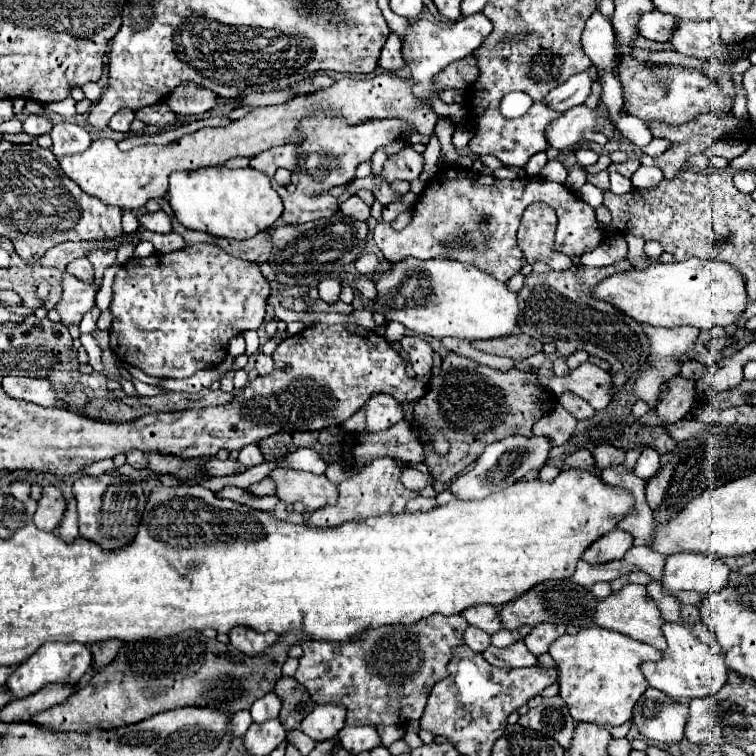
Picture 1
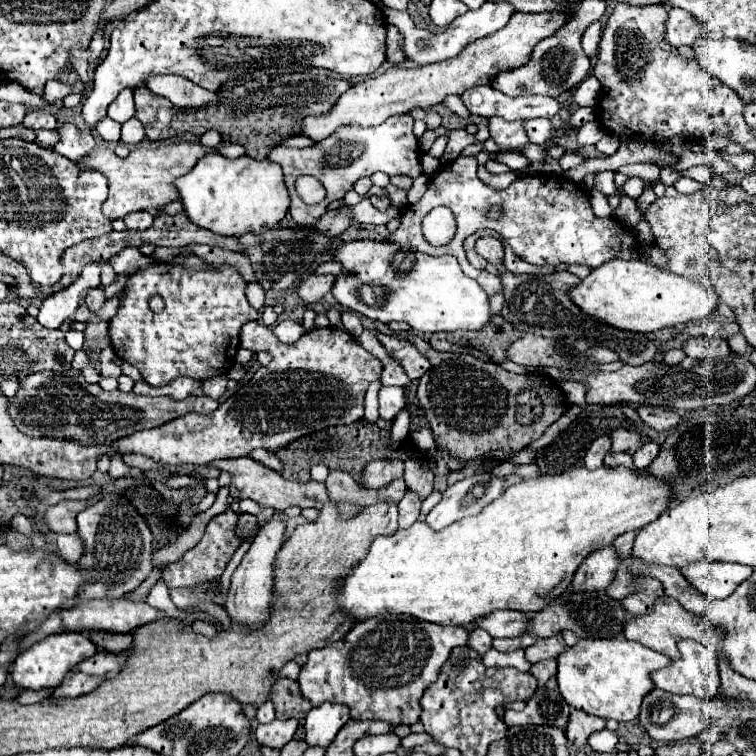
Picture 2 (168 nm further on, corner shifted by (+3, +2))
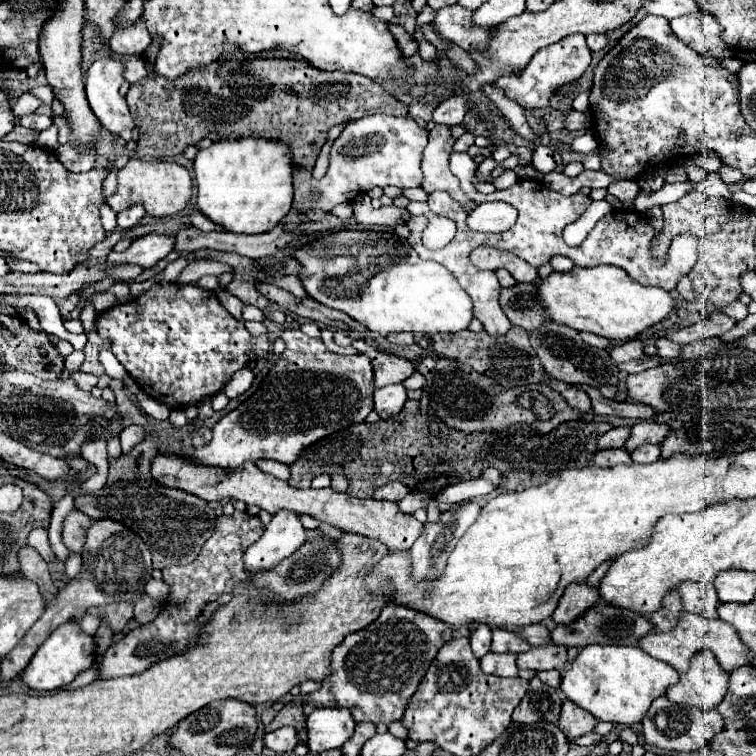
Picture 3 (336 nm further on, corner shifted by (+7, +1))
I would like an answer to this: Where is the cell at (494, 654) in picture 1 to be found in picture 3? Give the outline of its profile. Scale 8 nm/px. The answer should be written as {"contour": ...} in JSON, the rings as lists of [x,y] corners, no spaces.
{"contour":[[[487,653],[481,659],[481,669],[489,675],[499,675],[499,677],[517,677],[519,669],[515,665],[517,655],[515,653]]]}

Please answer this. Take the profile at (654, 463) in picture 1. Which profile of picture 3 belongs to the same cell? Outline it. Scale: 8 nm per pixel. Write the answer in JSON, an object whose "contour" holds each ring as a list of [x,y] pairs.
{"contour":[[[641,445],[631,453],[631,457],[635,463],[653,463],[659,459],[659,453],[659,445]]]}

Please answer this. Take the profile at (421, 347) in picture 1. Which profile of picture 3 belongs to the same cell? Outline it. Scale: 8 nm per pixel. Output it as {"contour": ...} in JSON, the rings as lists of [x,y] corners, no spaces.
{"contour":[[[355,339],[351,343],[359,353],[365,353],[371,357],[371,365],[373,365],[373,373],[375,373],[375,387],[385,387],[391,383],[401,383],[403,379],[407,379],[409,375],[415,373],[415,367],[409,359],[405,357],[397,357],[397,355],[389,355],[389,353],[381,353],[377,349],[373,349],[371,345],[367,345],[363,339]]]}

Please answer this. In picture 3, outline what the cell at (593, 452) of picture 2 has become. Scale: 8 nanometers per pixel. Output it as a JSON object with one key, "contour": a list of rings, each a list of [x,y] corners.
{"contour":[[[617,427],[617,429],[611,429],[607,431],[605,435],[599,437],[597,441],[597,449],[615,449],[615,447],[623,447],[625,441],[629,437],[629,427]]]}

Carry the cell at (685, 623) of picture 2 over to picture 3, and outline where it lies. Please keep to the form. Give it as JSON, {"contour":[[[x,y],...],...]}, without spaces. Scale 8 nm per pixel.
{"contour":[[[681,611],[681,623],[677,623],[677,627],[673,627],[673,631],[669,631],[669,633],[661,633],[657,629],[651,629],[645,637],[639,639],[639,647],[645,653],[649,653],[651,657],[669,663],[679,673],[685,673],[689,669],[691,657],[699,649],[709,649],[717,657],[719,665],[725,671],[737,669],[741,665],[749,665],[749,655],[751,655],[747,651],[747,647],[741,643],[737,631],[729,623],[725,623],[721,619],[705,619],[705,617],[693,615],[689,611]]]}

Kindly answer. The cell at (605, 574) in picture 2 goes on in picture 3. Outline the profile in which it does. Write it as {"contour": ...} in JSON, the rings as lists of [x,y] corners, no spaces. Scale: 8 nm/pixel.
{"contour":[[[587,581],[573,583],[565,589],[563,597],[559,599],[559,605],[553,613],[555,623],[571,623],[577,619],[585,607],[591,607],[599,599],[599,589],[587,585]]]}

